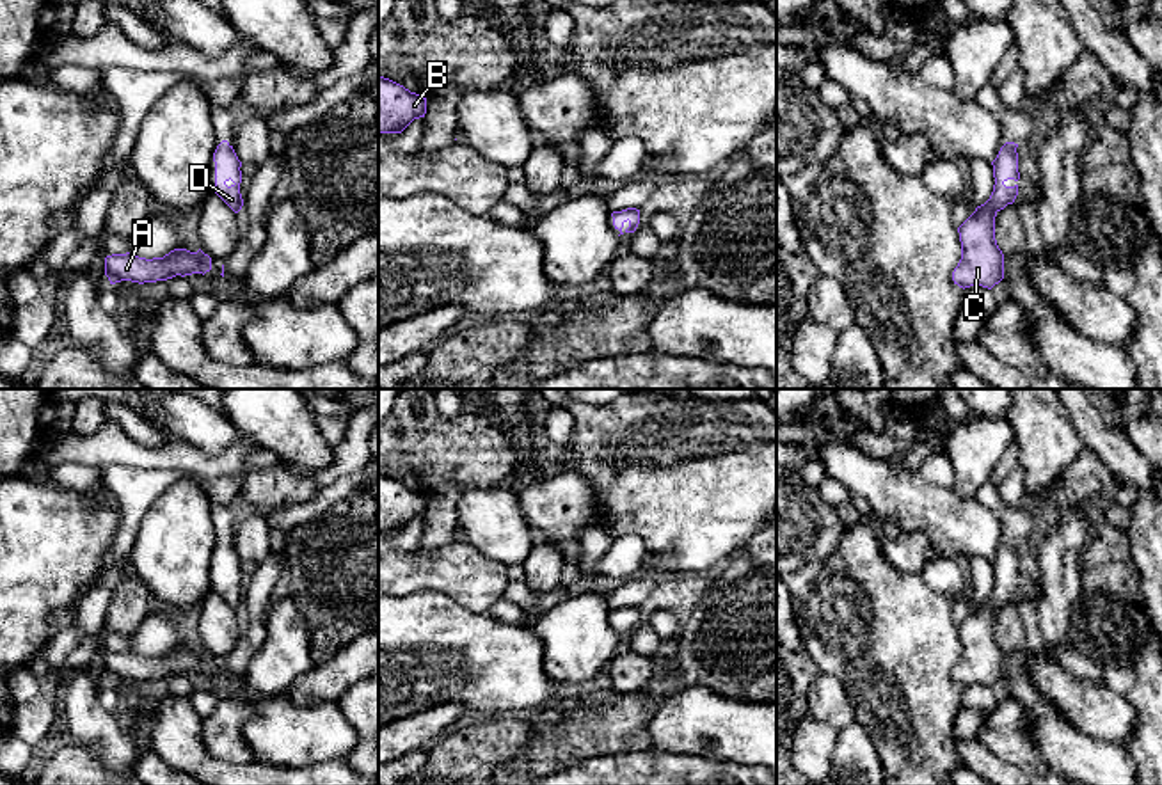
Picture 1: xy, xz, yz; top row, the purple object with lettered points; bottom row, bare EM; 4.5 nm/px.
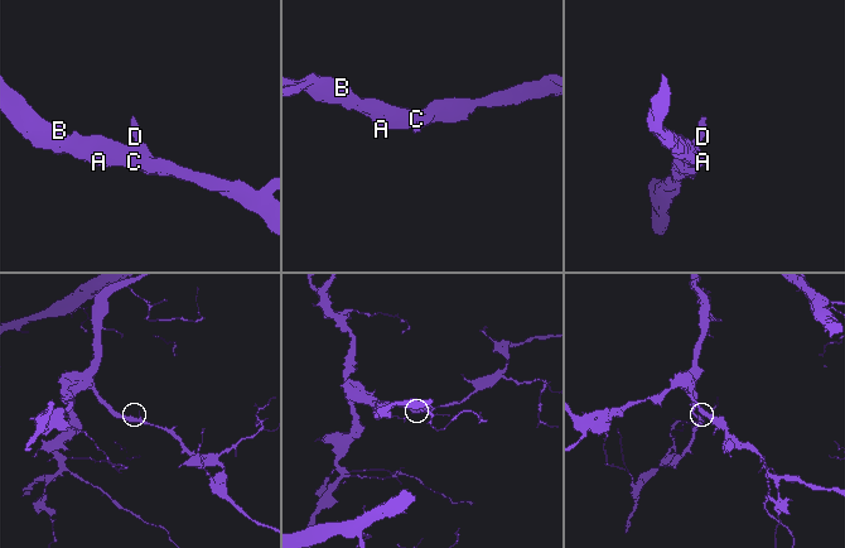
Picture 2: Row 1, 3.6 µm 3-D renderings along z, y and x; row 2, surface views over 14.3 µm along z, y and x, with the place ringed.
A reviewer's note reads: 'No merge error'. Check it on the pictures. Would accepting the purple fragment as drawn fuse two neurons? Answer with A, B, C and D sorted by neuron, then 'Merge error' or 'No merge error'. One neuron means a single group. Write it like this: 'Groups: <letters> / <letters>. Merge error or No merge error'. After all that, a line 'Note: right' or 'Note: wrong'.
Groups: A B C D. No merge error
Note: right

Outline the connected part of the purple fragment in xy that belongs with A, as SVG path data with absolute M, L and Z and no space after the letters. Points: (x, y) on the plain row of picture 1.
M174 646L163 655L139 655L135 652L112 652L105 655L105 673L110 682L121 678L131 680L156 680L167 678L176 673L192 673L192 671L206 671L211 668L211 655L204 652L201 646L197 650L190 650L187 646Z

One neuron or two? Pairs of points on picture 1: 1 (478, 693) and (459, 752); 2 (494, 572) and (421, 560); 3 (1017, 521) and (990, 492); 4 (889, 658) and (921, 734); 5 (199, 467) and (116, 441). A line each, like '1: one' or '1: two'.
1: two
2: one
3: one
4: one
5: one

